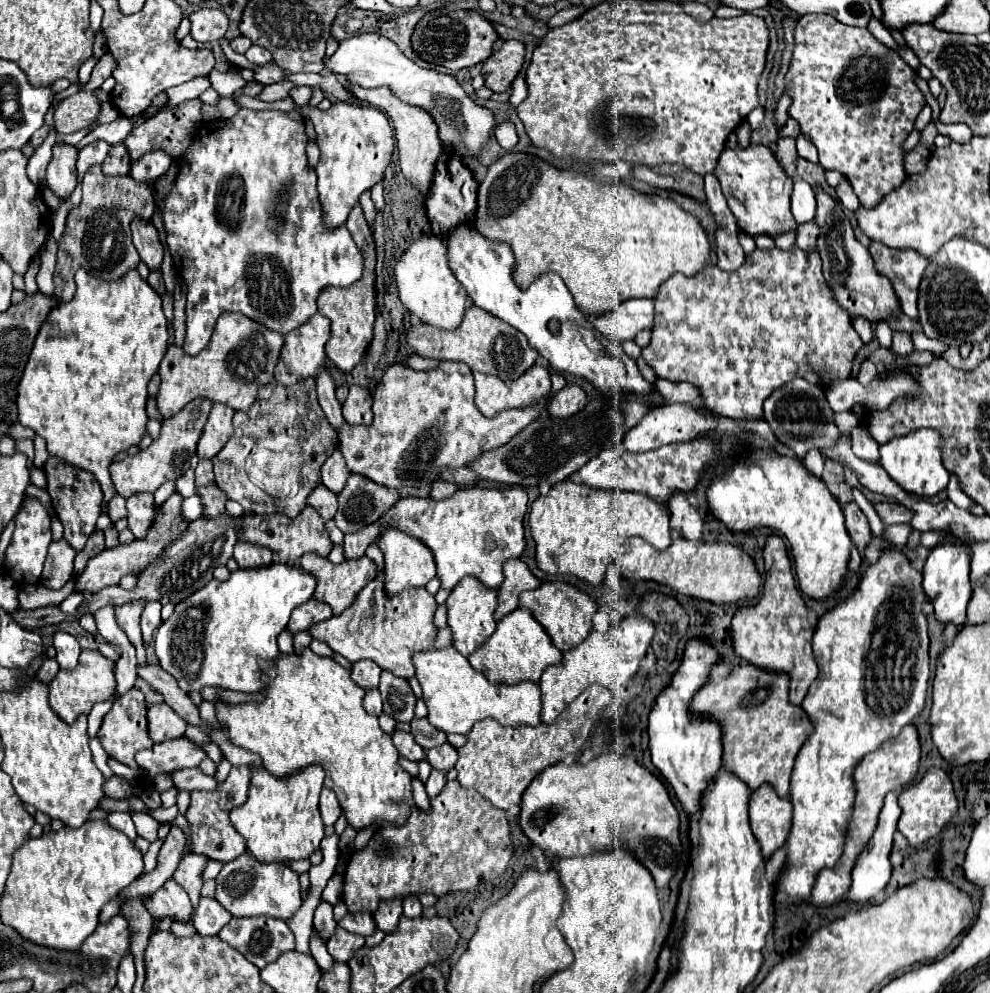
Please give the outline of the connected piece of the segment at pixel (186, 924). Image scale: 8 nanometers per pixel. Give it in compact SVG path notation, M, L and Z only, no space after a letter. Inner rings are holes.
M191 915L191 919L189 919L189 921L177 921L177 923L173 923L171 931L173 931L177 937L195 935L197 931L195 931L195 925L193 925L193 915Z

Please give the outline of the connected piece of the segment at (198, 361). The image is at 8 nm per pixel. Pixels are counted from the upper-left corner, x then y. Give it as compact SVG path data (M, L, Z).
M223 313L215 325L207 349L203 349L195 357L187 357L177 345L171 345L167 349L159 367L161 389L157 395L157 405L161 415L165 419L173 417L197 397L225 403L237 411L247 411L255 403L259 387L273 381L273 371L279 361L283 343L283 333L271 331L241 313Z

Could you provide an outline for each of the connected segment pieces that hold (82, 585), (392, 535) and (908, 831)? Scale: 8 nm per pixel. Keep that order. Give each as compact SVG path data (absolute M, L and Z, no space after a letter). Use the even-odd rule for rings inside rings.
M173 493L163 505L155 507L153 525L149 527L149 531L147 531L147 535L143 539L133 539L131 543L119 543L117 547L105 549L99 555L91 557L87 561L87 567L81 573L81 577L77 577L77 591L89 589L91 593L95 593L95 591L99 591L103 587L119 585L121 577L125 577L125 575L139 577L147 569L147 565L151 565L153 561L157 561L161 557L161 553L167 547L171 547L177 539L181 539L181 535L187 531L189 521L181 515L181 503L183 503L183 497L179 493Z
M389 527L387 533L381 535L379 543L381 543L379 549L385 555L385 591L389 595L395 595L395 593L399 593L399 591L403 591L407 587L427 585L435 577L437 565L435 565L433 553L421 539L405 533L399 527Z
M929 769L919 783L903 789L899 793L899 805L903 813L899 817L897 829L909 839L913 847L935 837L947 825L947 821L951 821L951 817L957 813L957 797L955 797L951 779L943 769Z

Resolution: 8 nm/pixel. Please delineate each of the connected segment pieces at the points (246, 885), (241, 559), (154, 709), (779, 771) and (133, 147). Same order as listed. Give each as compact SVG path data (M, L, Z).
M245 853L233 861L229 861L221 873L217 875L217 901L225 905L235 917L277 917L287 921L293 917L303 899L301 899L301 885L299 873L295 873L289 865L283 863L261 863L253 855Z
M237 541L233 557L243 569L251 569L257 565L265 565L265 561L273 561L273 553L269 553L267 547L249 541Z
M165 703L151 705L147 721L149 721L149 735L155 743L181 737L187 729L187 723L181 717L177 717L177 713Z
M737 665L725 679L713 683L709 681L705 689L693 697L693 713L707 713L711 717L717 717L723 725L723 765L737 777L741 777L753 791L763 785L771 783L779 797L789 797L789 781L793 771L793 761L805 739L813 733L813 721L803 711L803 707L793 705L787 701L789 695L789 675L787 673L775 673L761 669L757 665Z
M191 99L191 101L185 101L181 103L177 109L163 109L159 111L155 117L151 119L145 119L141 125L137 125L129 137L123 141L129 149L129 155L131 159L139 159L143 157L145 153L149 151L157 151L157 149L163 149L167 151L171 157L181 157L181 153L185 153L191 145L191 139L193 135L197 133L197 127L203 123L203 113L201 113L201 99Z

